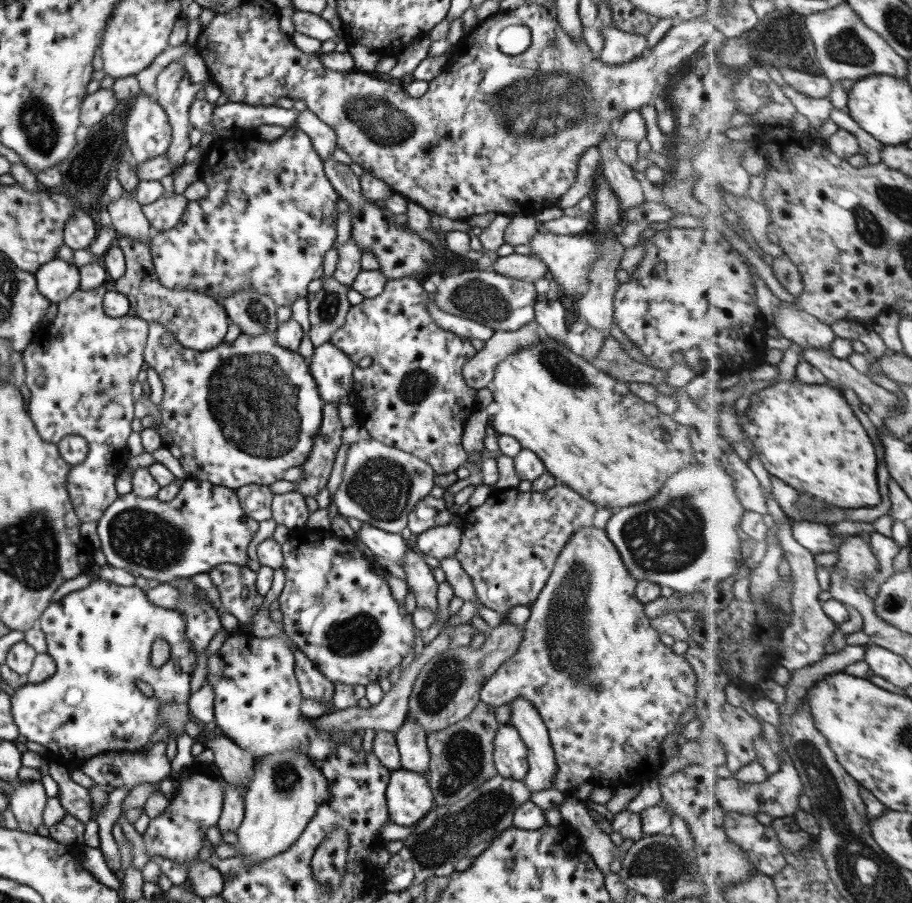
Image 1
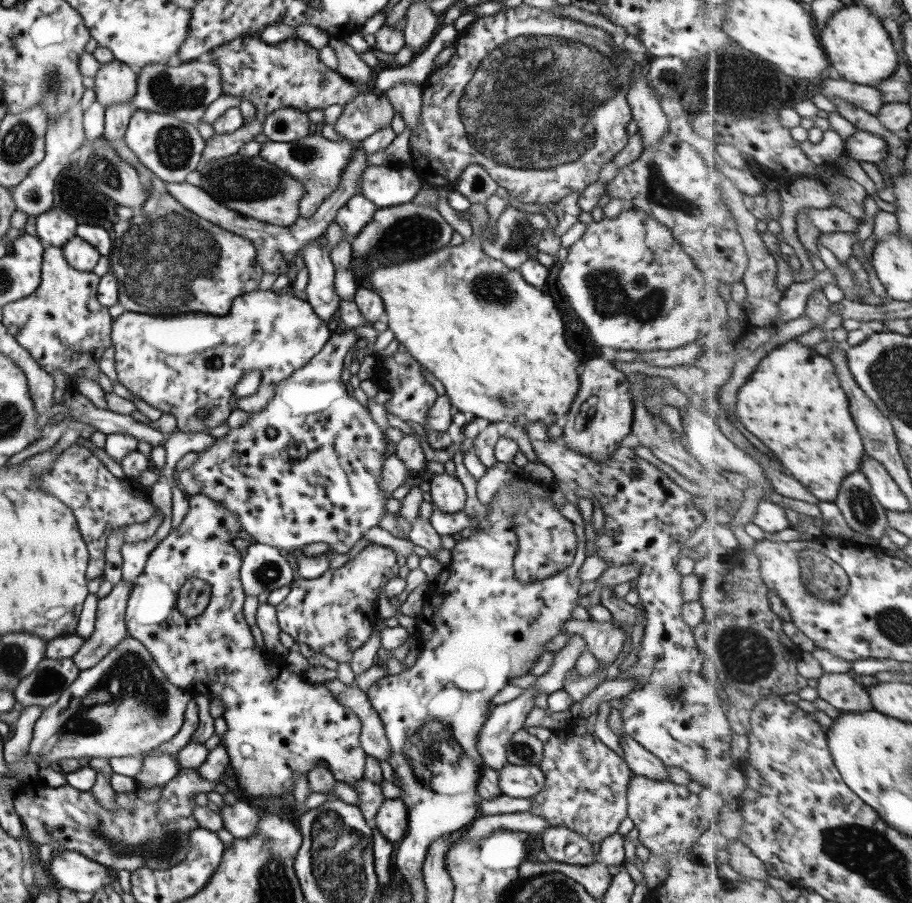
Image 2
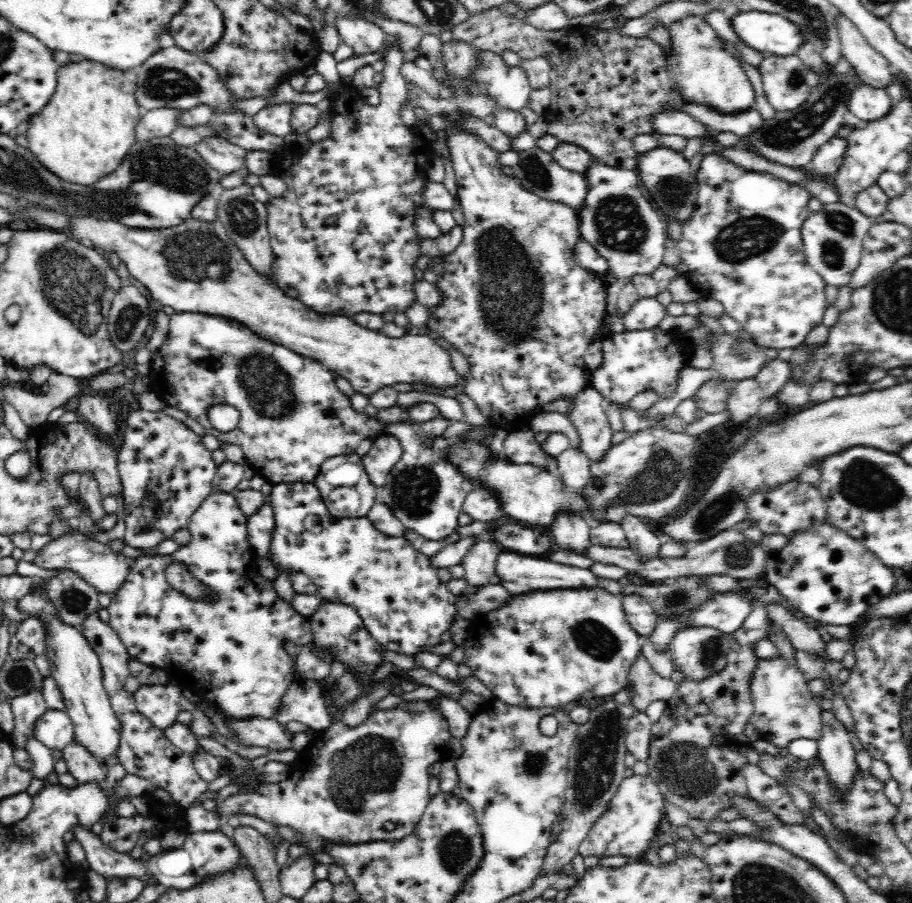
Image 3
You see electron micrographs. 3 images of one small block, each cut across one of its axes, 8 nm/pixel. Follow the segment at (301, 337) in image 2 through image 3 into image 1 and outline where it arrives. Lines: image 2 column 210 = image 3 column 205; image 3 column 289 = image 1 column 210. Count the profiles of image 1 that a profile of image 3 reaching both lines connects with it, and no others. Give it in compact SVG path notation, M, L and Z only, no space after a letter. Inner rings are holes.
M155 322L148 324L146 346L142 353L145 364L155 370L163 387L163 399L161 403L157 405L160 421L154 425L157 434L159 434L161 447L167 449L173 455L173 458L179 461L181 469L185 471L188 478L199 479L217 486L226 486L227 488L236 489L247 484L270 485L282 478L285 469L303 465L305 459L307 459L309 453L311 453L313 435L315 435L317 429L319 429L322 408L325 403L319 397L315 381L311 374L309 374L308 365L305 364L304 359L299 353L277 346L274 340L274 334L259 334L258 336L240 334L233 342L225 343L222 341L214 348L197 351L184 348L177 342L171 342L169 346L163 346L163 344L161 344L161 336L167 332L168 331L161 324Z

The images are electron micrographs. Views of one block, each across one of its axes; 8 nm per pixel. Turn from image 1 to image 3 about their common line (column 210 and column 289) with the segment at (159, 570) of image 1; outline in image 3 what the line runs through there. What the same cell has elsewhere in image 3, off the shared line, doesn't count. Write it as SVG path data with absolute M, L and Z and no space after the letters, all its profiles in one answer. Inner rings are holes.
M278 483L273 485L270 507L274 511L271 558L285 570L303 572L316 585L318 595L334 604L356 609L370 637L384 650L412 657L441 644L442 634L456 619L457 595L447 589L447 583L437 575L429 556L415 550L404 536L390 536L380 532L368 517L336 518L329 514L320 491L312 483ZM312 520L322 526L320 534L314 534L308 526Z

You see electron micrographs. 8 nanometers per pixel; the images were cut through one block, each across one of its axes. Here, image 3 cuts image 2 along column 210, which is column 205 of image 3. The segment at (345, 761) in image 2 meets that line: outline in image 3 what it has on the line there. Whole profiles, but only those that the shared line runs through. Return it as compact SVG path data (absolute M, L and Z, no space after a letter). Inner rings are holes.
M214 491L209 494L190 517L187 526L192 536L190 543L170 555L138 557L107 607L109 625L121 638L129 655L161 668L168 675L169 684L188 688L201 700L211 703L222 715L231 736L236 738L230 740L244 748L252 744L242 743L229 724L256 717L277 720L288 687L300 679L294 675L295 658L288 655L282 644L284 640L292 640L296 645L305 646L314 640L309 619L278 597L273 582L260 575L249 544L247 520L234 493ZM173 562L182 563L194 579L206 585L202 598L190 598L168 584L165 570Z

